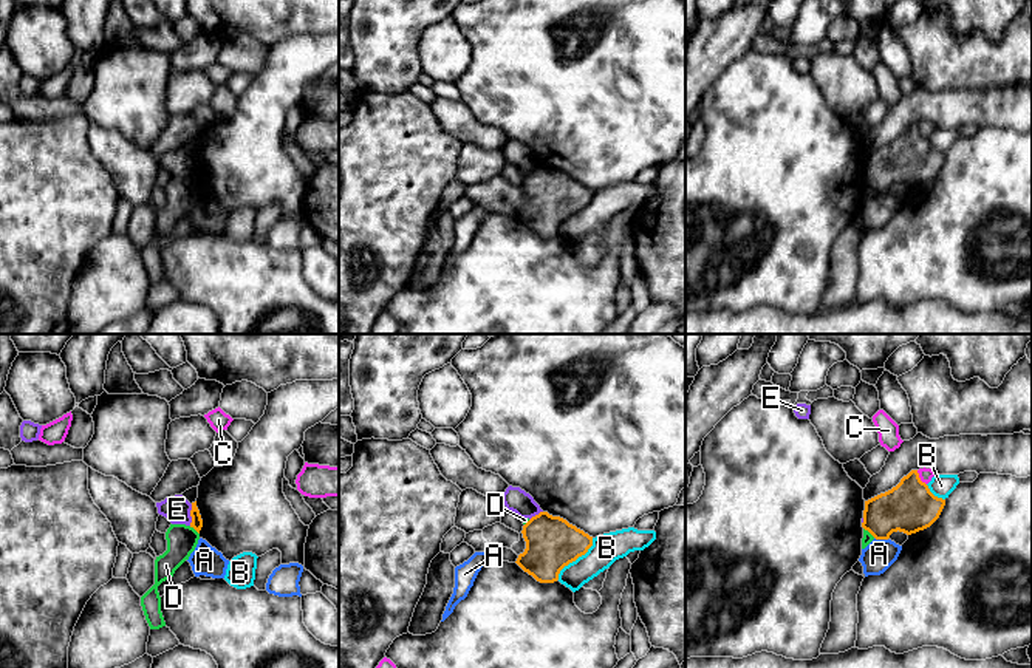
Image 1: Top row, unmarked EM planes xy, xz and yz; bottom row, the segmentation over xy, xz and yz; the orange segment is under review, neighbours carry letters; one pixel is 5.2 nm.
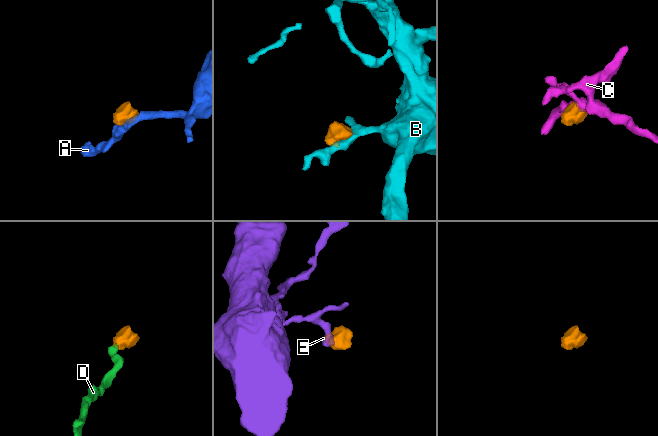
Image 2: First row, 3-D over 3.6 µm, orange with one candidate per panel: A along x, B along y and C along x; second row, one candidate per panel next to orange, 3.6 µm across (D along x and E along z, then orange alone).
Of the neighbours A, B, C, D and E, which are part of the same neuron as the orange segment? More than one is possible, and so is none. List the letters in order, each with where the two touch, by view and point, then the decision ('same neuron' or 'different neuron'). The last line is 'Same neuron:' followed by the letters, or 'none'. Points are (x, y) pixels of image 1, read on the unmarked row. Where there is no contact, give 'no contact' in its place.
A: meets orange in yz at (881, 192); different neuron
B: meets orange in xz at (576, 212); different neuron
C: meets orange in yz at (919, 132); different neuron
D: meets orange in yz at (870, 186); different neuron
E: meets orange in xy at (191, 169); different neuron
Same neuron: none

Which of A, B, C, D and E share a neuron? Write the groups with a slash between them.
A / B / C / D / E

